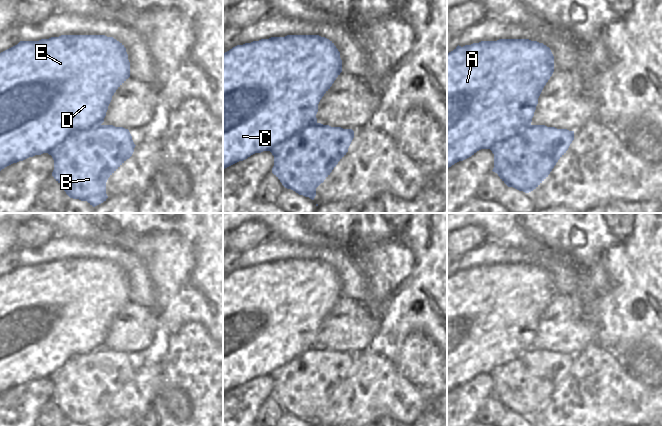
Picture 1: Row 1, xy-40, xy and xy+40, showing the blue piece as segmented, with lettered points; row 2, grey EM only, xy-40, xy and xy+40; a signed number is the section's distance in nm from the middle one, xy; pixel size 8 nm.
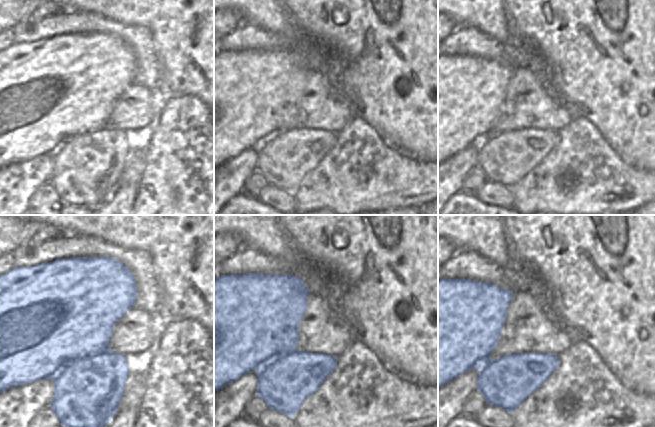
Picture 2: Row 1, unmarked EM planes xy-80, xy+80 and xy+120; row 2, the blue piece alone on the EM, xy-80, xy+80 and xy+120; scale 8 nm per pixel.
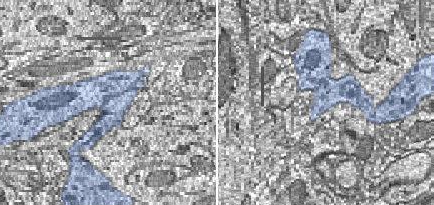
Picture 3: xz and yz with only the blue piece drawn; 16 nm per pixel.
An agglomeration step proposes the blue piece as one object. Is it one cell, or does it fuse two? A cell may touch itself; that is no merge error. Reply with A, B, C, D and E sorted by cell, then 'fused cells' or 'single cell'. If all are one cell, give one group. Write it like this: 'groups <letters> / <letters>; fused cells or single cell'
groups A C D E / B; fused cells

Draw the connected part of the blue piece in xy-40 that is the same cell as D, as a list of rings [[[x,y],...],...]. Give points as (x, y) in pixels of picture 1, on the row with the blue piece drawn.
[[[61,35],[39,41],[20,41],[0,53],[0,171],[5,167],[35,155],[49,153],[75,131],[91,129],[104,122],[108,106],[116,90],[130,77],[130,62],[126,48],[113,37],[105,35]]]

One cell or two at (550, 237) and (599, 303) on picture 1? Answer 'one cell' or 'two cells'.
one cell

